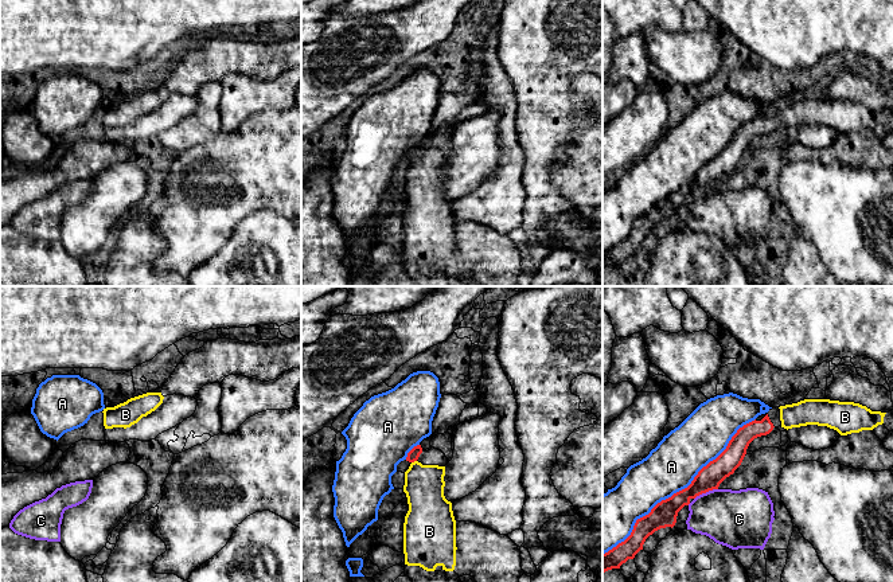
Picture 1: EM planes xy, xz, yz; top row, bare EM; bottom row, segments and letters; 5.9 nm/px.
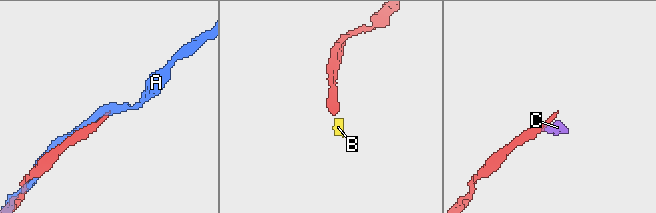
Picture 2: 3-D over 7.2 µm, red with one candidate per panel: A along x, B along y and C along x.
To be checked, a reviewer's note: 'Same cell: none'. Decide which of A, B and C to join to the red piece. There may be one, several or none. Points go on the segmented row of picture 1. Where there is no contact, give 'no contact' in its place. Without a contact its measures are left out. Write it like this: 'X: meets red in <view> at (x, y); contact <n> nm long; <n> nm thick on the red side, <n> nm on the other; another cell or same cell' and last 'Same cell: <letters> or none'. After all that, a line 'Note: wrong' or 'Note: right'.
A: meets red in yz at (679, 491); contact 1200 nm long; 150 nm thick on the red side, 300 nm on the other; another cell
B: meets red in xz at (413, 461); contact 40 nm long; 70 nm thick on the red side, 240 nm on the other; same cell
C: meets red in yz at (705, 492); contact 160 nm long; 150 nm thick on the red side, 360 nm on the other; another cell
Same cell: B
Note: wrong

